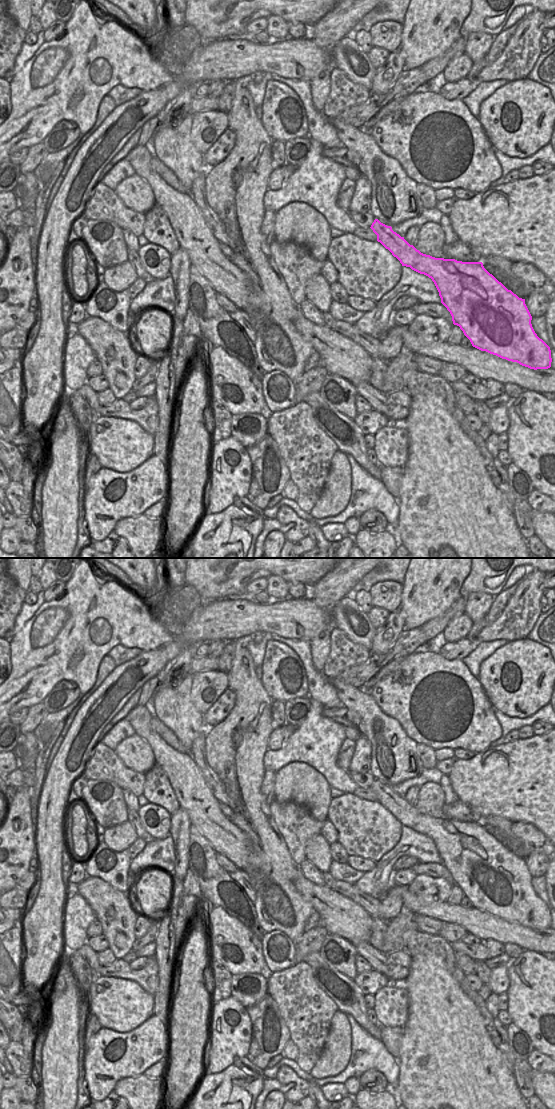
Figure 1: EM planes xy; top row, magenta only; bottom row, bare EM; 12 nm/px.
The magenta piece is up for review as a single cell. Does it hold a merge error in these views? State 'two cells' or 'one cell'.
one cell

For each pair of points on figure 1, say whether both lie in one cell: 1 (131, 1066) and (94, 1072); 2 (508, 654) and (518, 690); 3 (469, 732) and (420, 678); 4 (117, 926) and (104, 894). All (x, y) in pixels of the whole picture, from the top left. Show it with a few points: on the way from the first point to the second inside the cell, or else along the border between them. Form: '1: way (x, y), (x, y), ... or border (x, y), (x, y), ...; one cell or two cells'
1: way (122, 1066), (106, 1066), (103, 1069); one cell
2: way (517, 663), (522, 672), (523, 681); one cell
3: way (475, 708), (467, 681), (460, 674), (444, 670); one cell
4: way (117, 918), (116, 908), (112, 902); one cell

